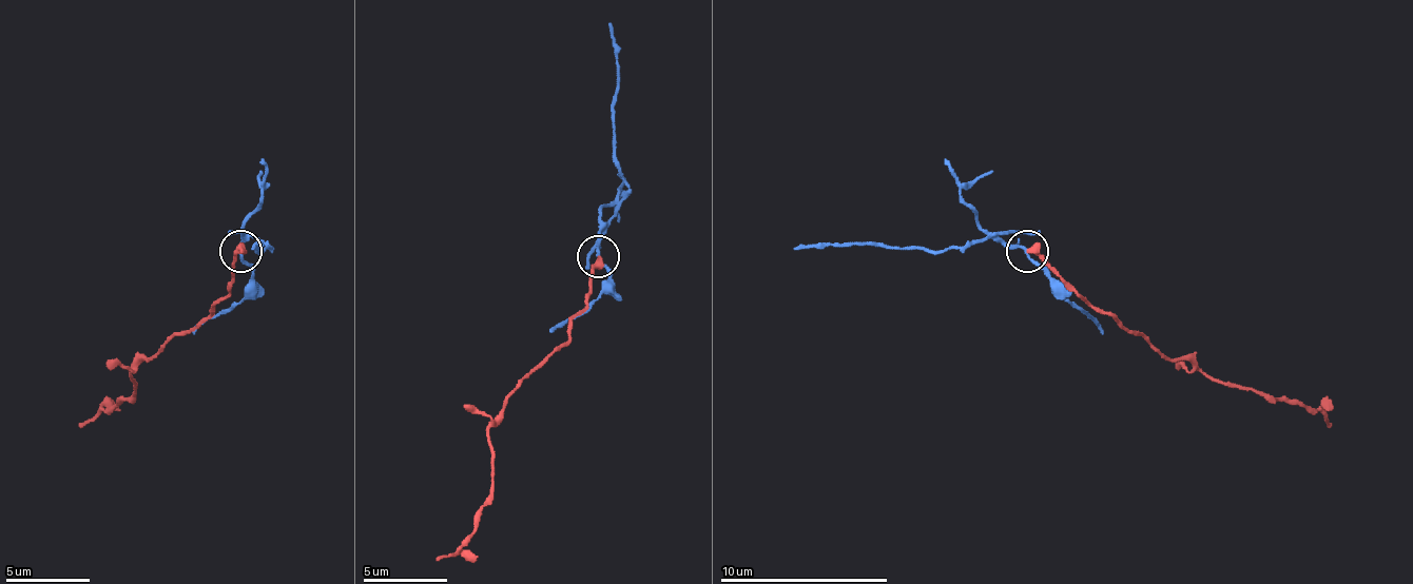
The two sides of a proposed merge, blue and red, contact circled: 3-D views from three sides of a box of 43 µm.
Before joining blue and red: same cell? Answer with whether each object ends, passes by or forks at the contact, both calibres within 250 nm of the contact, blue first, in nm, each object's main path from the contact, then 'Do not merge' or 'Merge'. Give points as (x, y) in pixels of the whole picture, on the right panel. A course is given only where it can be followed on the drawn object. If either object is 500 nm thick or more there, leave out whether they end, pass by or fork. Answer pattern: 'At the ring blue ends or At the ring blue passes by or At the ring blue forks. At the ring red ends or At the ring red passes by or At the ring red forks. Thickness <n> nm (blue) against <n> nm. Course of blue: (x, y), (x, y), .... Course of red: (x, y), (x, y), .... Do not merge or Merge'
At the ring blue passes by. At the ring red ends. Thickness 170 nm (blue) against 400 nm. Course of blue: (1026, 252), (992, 239), (963, 248), (815, 244), (794, 248). Course of red: (1026, 252), (1039, 252), (1092, 306), (1105, 310), (1152, 348), (1202, 373), (1316, 407), (1329, 428). Do not merge

